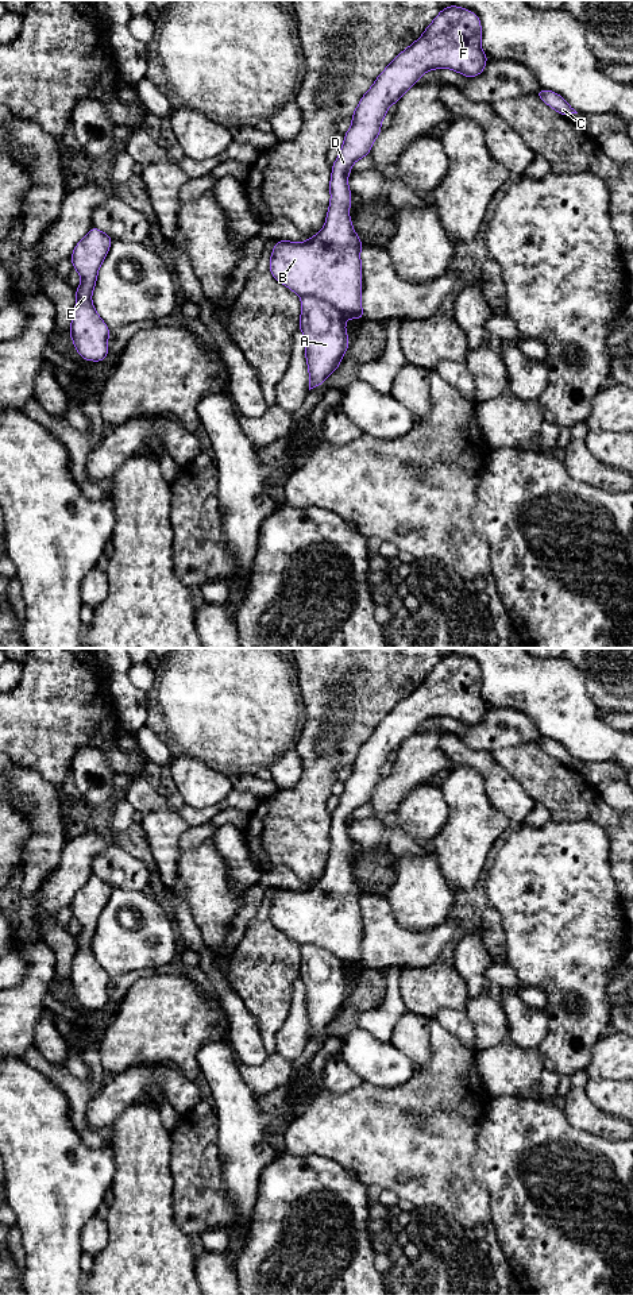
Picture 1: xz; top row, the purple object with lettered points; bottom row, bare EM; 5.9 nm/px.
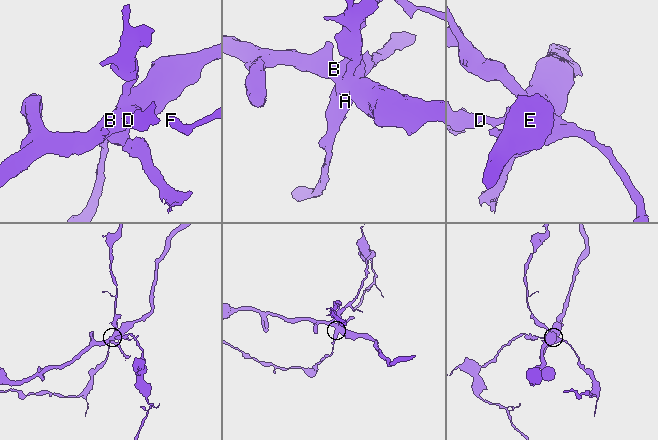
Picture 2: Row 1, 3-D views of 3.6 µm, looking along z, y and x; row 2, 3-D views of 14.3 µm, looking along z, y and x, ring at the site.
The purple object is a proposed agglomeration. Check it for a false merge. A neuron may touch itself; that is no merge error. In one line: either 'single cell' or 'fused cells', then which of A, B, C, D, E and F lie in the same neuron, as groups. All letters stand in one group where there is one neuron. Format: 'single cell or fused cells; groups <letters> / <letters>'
fused cells; groups A / B C D E F

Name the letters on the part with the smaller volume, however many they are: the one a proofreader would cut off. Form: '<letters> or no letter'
A

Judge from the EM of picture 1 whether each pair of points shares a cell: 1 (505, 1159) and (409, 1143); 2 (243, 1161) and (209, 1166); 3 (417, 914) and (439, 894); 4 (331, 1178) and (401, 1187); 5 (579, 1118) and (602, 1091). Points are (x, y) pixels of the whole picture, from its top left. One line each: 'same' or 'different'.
1: different
2: different
3: same
4: different
5: different

